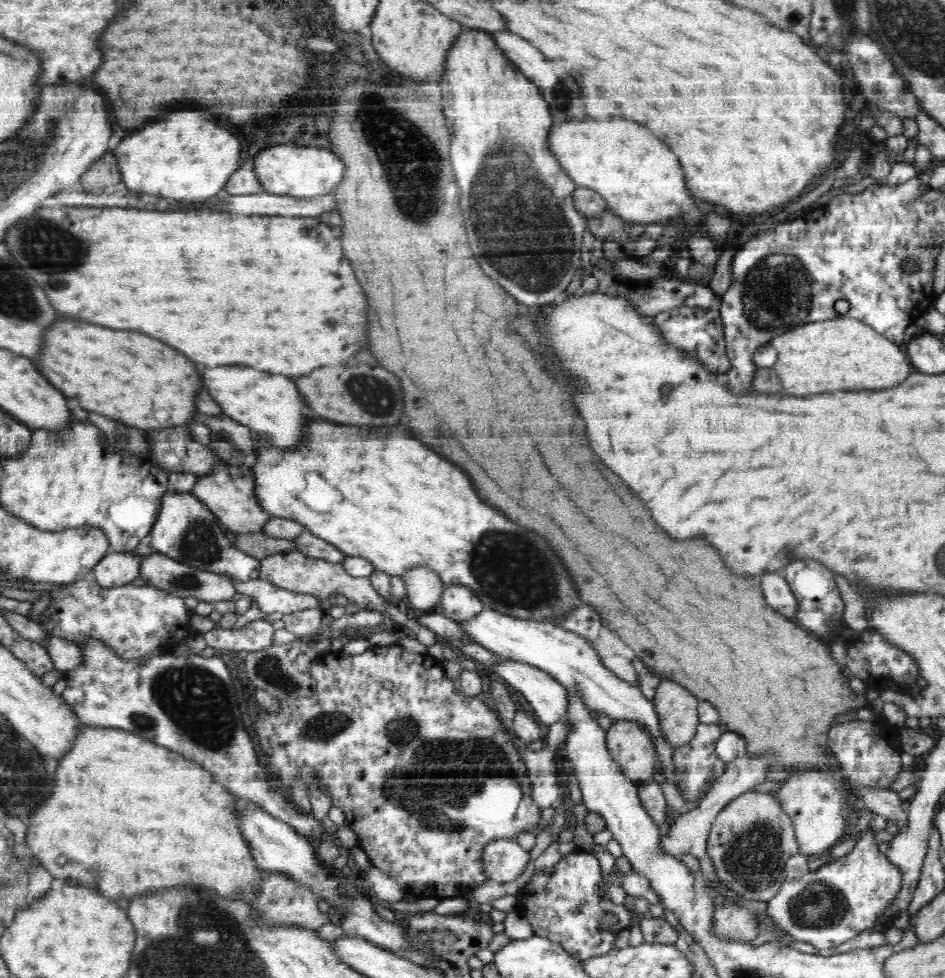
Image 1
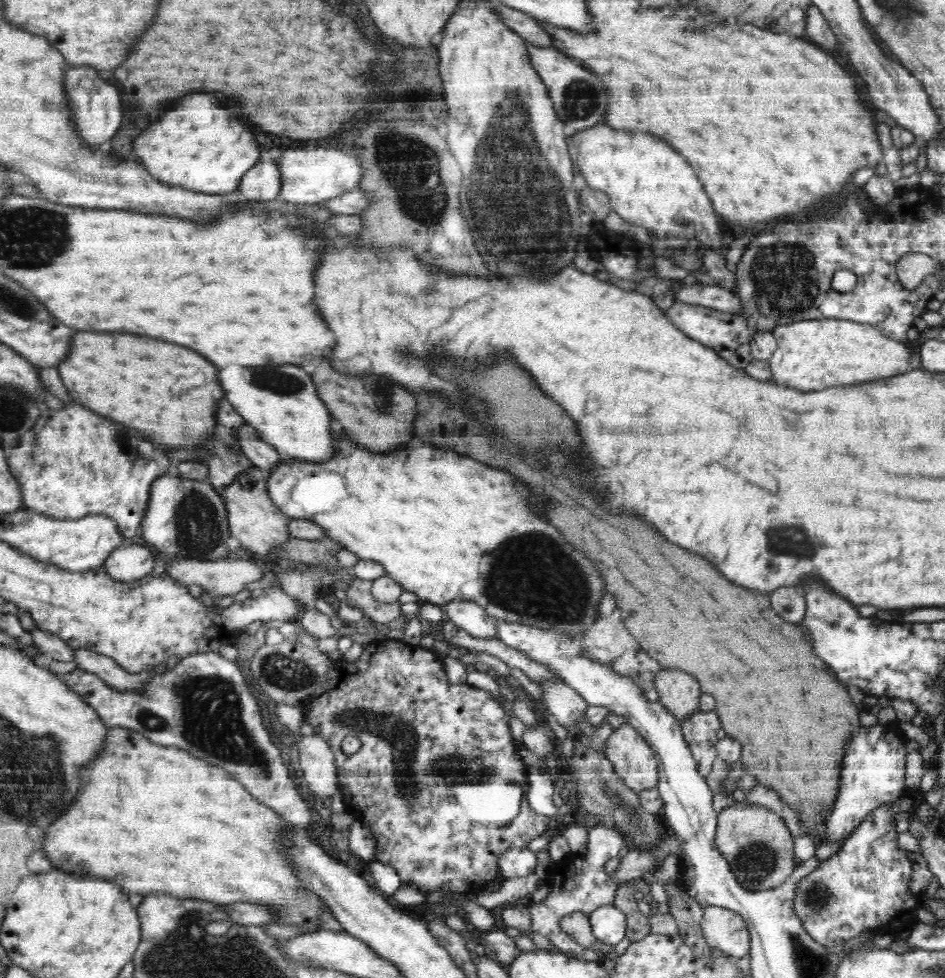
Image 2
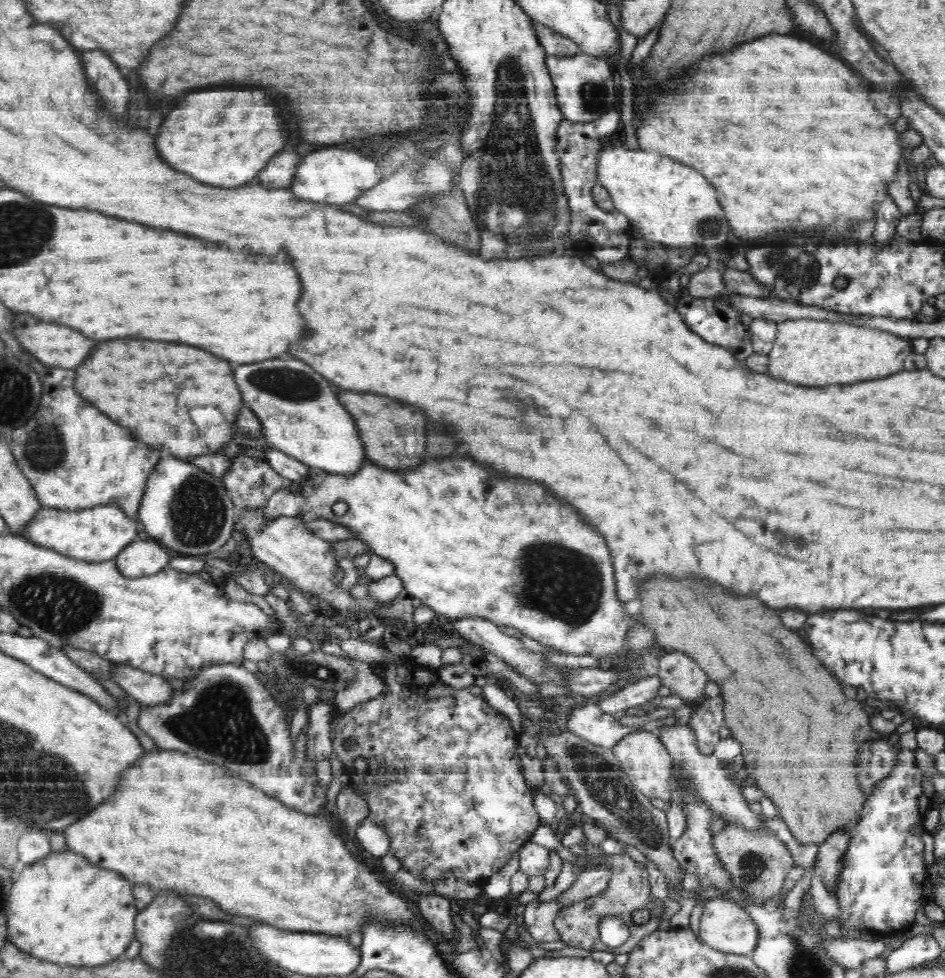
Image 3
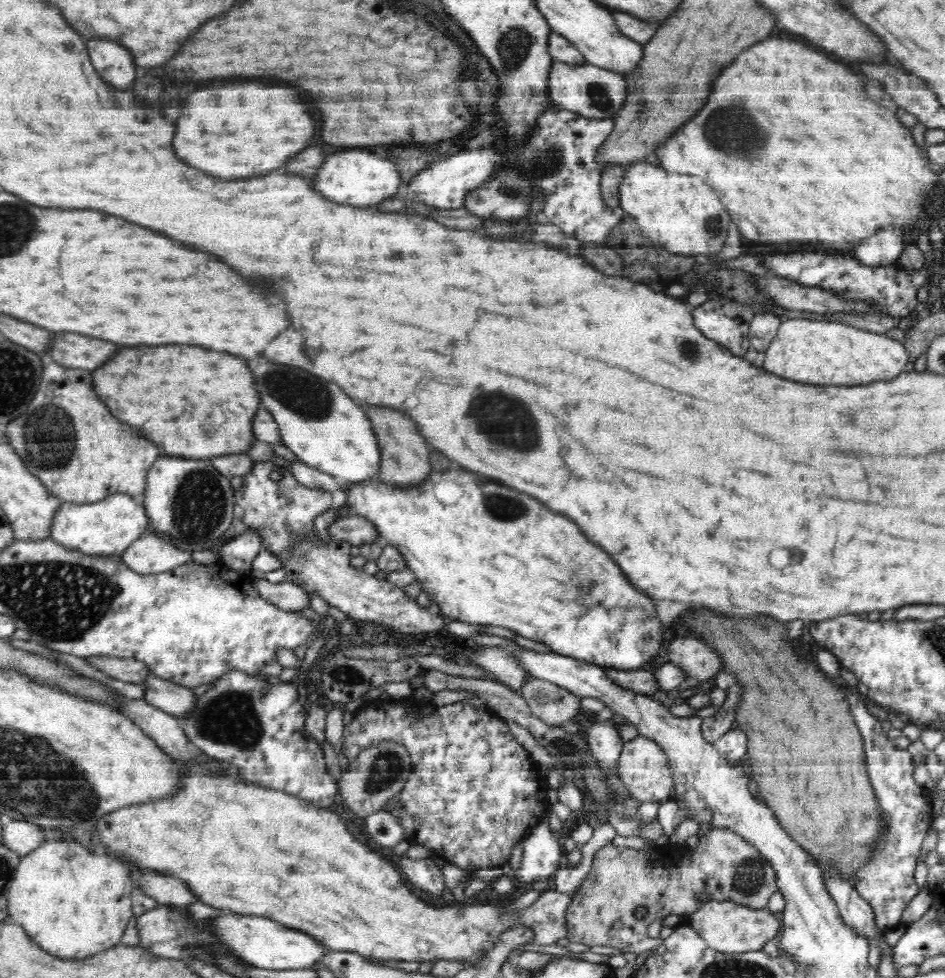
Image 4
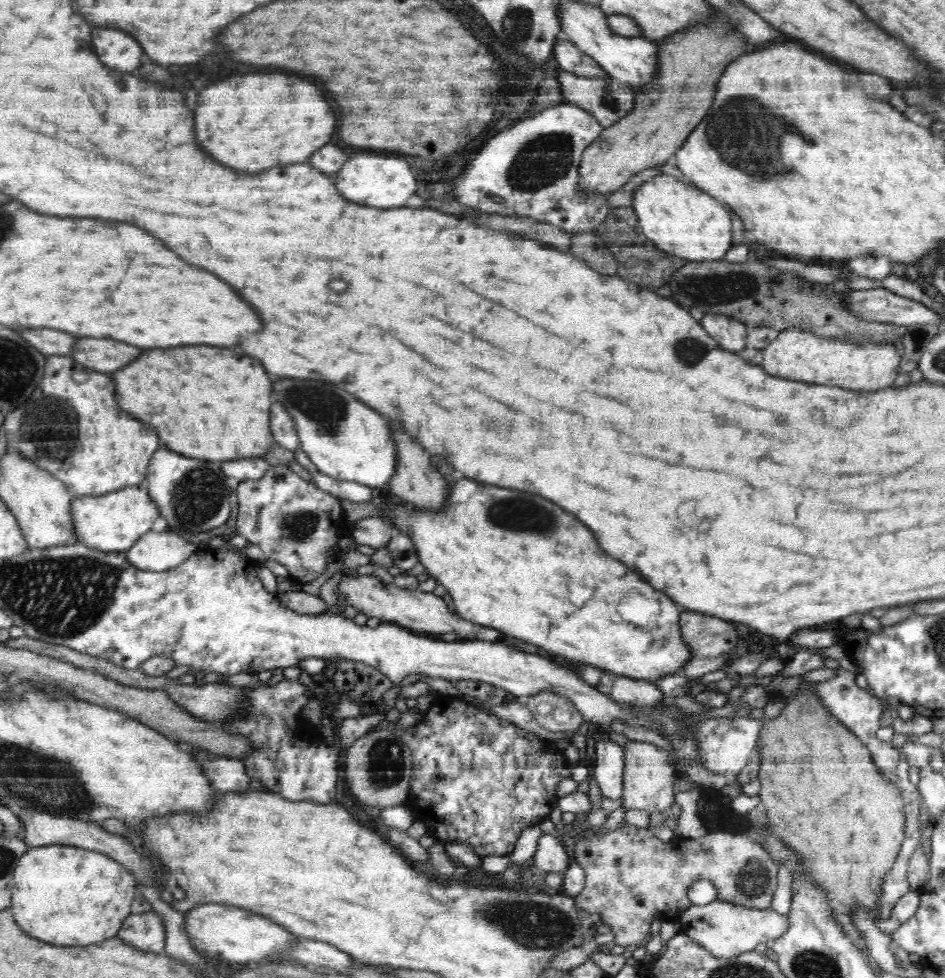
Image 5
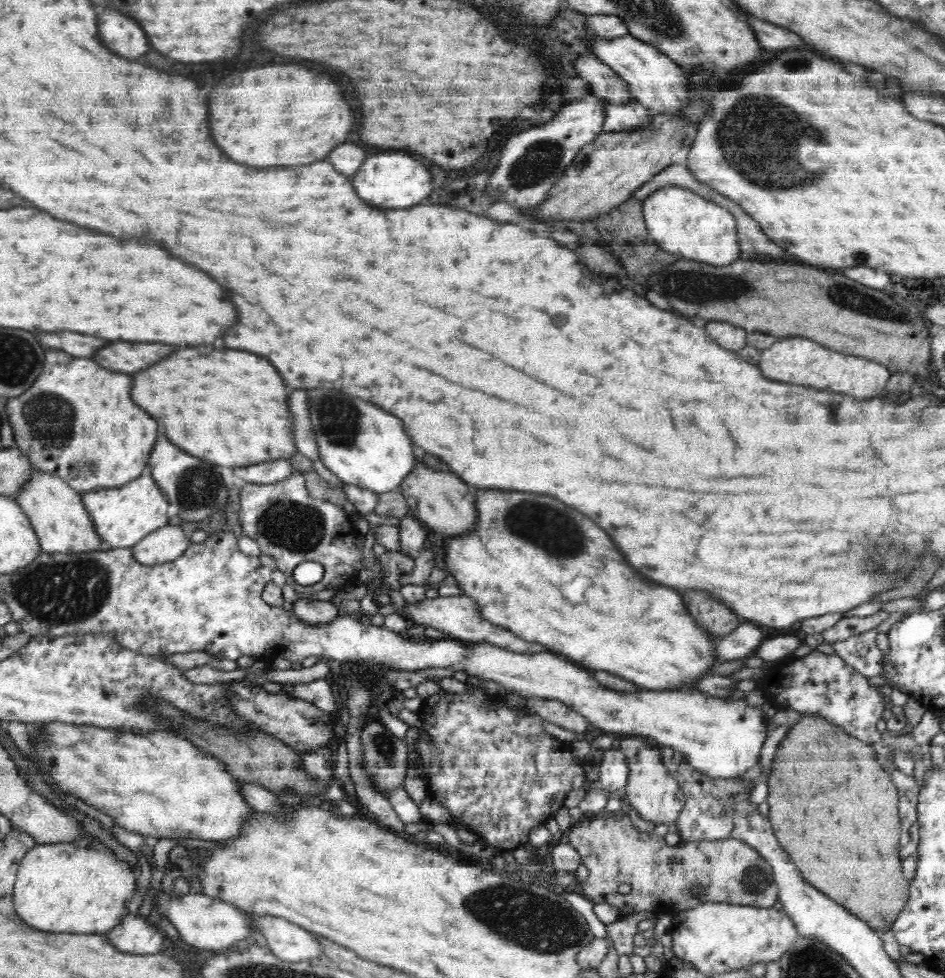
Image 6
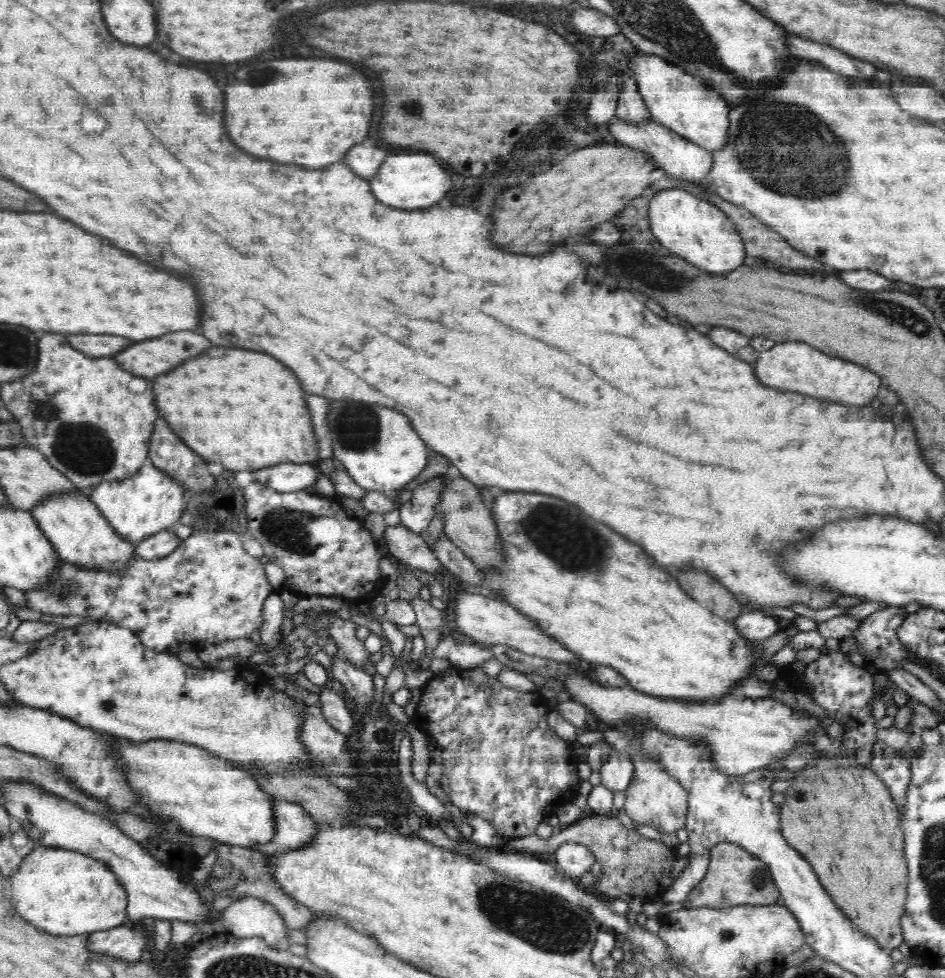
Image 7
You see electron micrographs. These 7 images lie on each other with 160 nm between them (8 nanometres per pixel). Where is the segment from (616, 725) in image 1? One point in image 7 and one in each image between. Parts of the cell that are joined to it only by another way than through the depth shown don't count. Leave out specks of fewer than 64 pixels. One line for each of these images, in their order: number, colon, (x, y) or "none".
2: (634, 761)
3: (643, 757)
4: (644, 769)
5: (649, 776)
6: (655, 793)
7: (653, 797)

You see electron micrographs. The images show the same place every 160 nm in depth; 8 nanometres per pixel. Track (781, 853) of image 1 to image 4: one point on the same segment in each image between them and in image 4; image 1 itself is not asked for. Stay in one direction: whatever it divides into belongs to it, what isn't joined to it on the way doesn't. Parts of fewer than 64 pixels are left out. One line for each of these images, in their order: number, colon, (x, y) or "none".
2: (758, 846)
3: (757, 862)
4: (725, 867)

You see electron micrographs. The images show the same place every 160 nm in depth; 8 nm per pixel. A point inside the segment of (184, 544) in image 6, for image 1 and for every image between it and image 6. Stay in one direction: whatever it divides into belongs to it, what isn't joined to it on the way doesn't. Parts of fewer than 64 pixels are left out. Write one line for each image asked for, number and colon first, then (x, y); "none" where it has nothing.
1: (117, 569)
2: (128, 563)
3: (143, 557)
4: (149, 555)
5: (154, 551)

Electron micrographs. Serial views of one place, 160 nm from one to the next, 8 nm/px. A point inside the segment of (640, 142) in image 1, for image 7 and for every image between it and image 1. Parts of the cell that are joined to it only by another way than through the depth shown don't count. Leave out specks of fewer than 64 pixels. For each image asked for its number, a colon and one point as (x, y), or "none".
2: (648, 183)
3: (670, 203)
4: (681, 213)
5: (685, 222)
6: (682, 222)
7: (690, 227)

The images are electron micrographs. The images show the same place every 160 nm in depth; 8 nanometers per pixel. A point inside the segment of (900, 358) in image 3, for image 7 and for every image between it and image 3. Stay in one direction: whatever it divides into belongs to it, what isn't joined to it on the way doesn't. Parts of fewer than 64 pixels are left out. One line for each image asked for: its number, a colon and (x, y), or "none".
4: (811, 351)
5: (795, 355)
6: (799, 361)
7: (795, 367)

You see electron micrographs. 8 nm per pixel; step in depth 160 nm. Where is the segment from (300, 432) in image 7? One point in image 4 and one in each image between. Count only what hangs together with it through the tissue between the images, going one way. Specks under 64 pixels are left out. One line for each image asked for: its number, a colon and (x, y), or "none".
4: (186, 391)
5: (209, 403)
6: (236, 402)

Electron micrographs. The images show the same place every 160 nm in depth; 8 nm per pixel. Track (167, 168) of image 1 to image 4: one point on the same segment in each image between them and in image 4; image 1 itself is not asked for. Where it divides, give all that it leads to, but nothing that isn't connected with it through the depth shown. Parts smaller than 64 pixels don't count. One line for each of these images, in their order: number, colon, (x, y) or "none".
2: (195, 146)
3: (221, 137)
4: (236, 131)

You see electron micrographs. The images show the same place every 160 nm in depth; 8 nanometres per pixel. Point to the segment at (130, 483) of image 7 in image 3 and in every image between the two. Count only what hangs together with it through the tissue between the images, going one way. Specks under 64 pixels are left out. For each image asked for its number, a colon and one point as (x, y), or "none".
3: (96, 534)
4: (110, 526)
5: (111, 522)
6: (124, 515)

